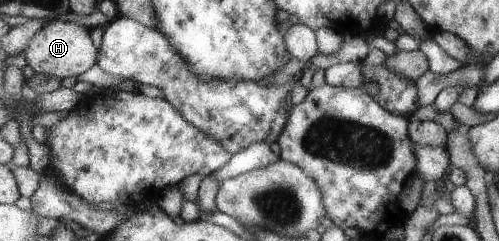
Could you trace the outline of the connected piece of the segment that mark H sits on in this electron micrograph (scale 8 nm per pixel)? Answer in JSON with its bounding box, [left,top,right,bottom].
[24,20,100,79]

